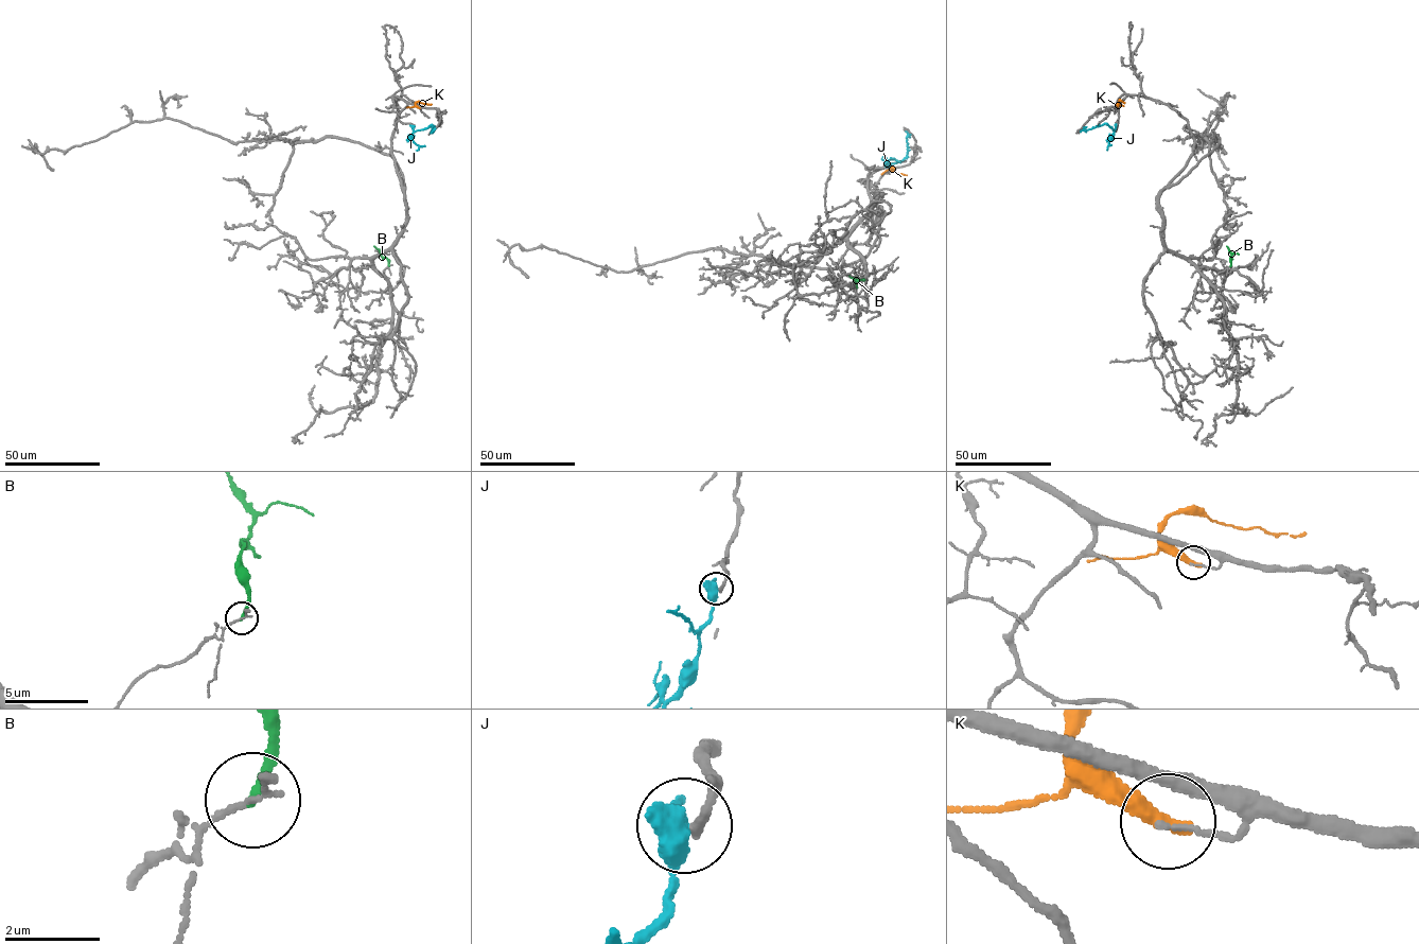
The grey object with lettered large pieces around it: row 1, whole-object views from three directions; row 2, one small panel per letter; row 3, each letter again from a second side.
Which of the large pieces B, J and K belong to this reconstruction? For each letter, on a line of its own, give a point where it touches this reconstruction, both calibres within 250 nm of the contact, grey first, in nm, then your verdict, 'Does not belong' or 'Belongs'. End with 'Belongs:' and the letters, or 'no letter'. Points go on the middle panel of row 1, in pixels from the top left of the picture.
B: Touches grey at (863, 279). Thickness 90 nm (grey) against 190 nm. Does not belong
J: Touches grey at (888, 167). Thickness 220 nm (grey) against 440 nm. Does not belong
K: Touches grey at (894, 168). Thickness 100 nm (grey) against 420 nm. Does not belong
Belongs: no letter

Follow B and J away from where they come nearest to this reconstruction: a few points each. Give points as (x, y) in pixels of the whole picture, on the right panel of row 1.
B: (1230, 266), (1231, 254), (1226, 246)
J: (1116, 125), (1113, 129), (1105, 123), (1080, 132)

